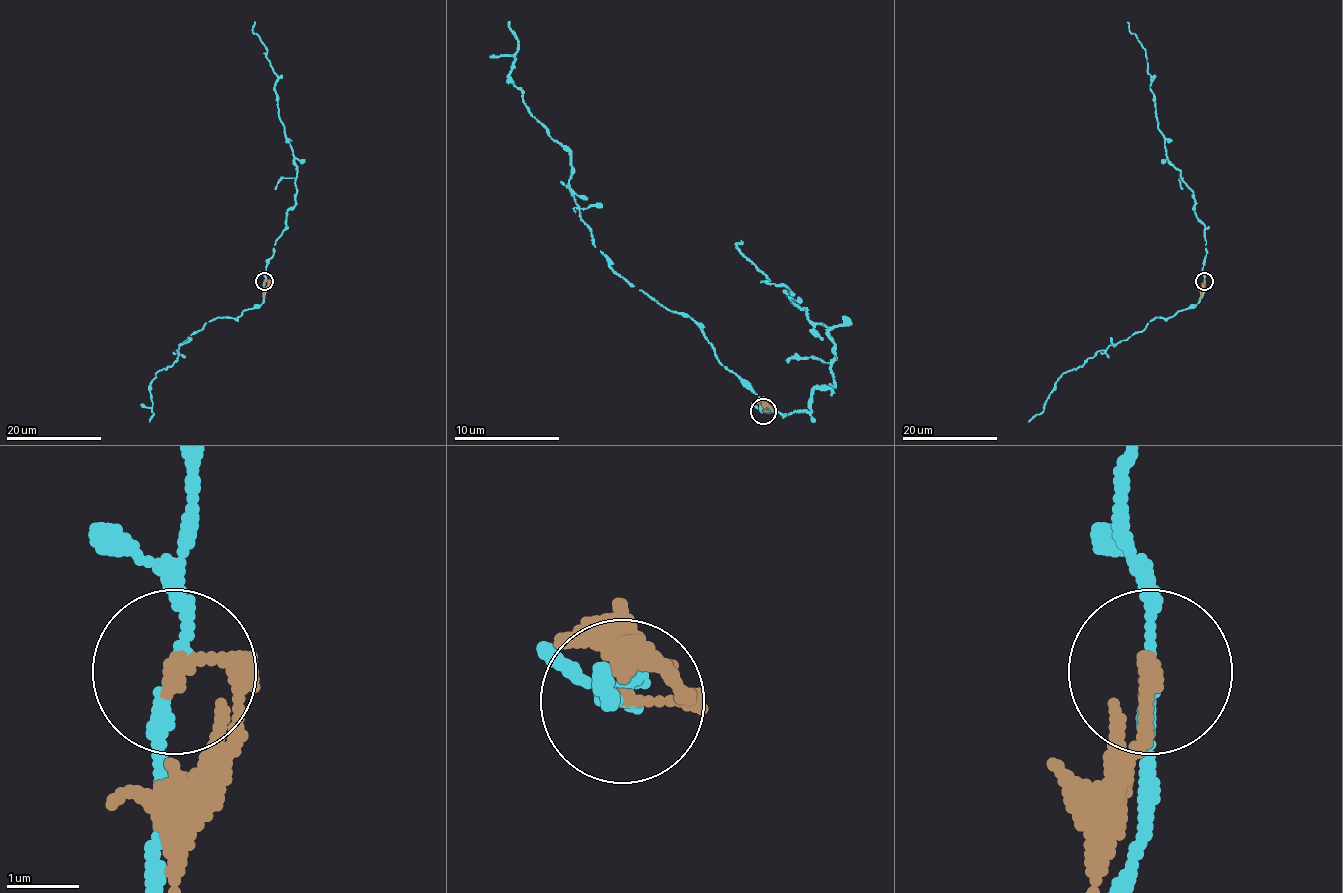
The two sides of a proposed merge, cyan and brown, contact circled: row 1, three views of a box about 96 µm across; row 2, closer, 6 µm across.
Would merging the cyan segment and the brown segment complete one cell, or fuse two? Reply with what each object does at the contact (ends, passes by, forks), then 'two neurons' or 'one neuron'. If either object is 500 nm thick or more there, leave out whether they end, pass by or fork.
cyan passes by | brown ends | two neurons

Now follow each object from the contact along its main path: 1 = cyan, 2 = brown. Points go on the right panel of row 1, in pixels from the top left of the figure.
1: (1204, 281), (1204, 227), (1194, 211), (1193, 191), (1167, 158), (1146, 49), (1127, 22)
2: (1204, 281), (1199, 298)

